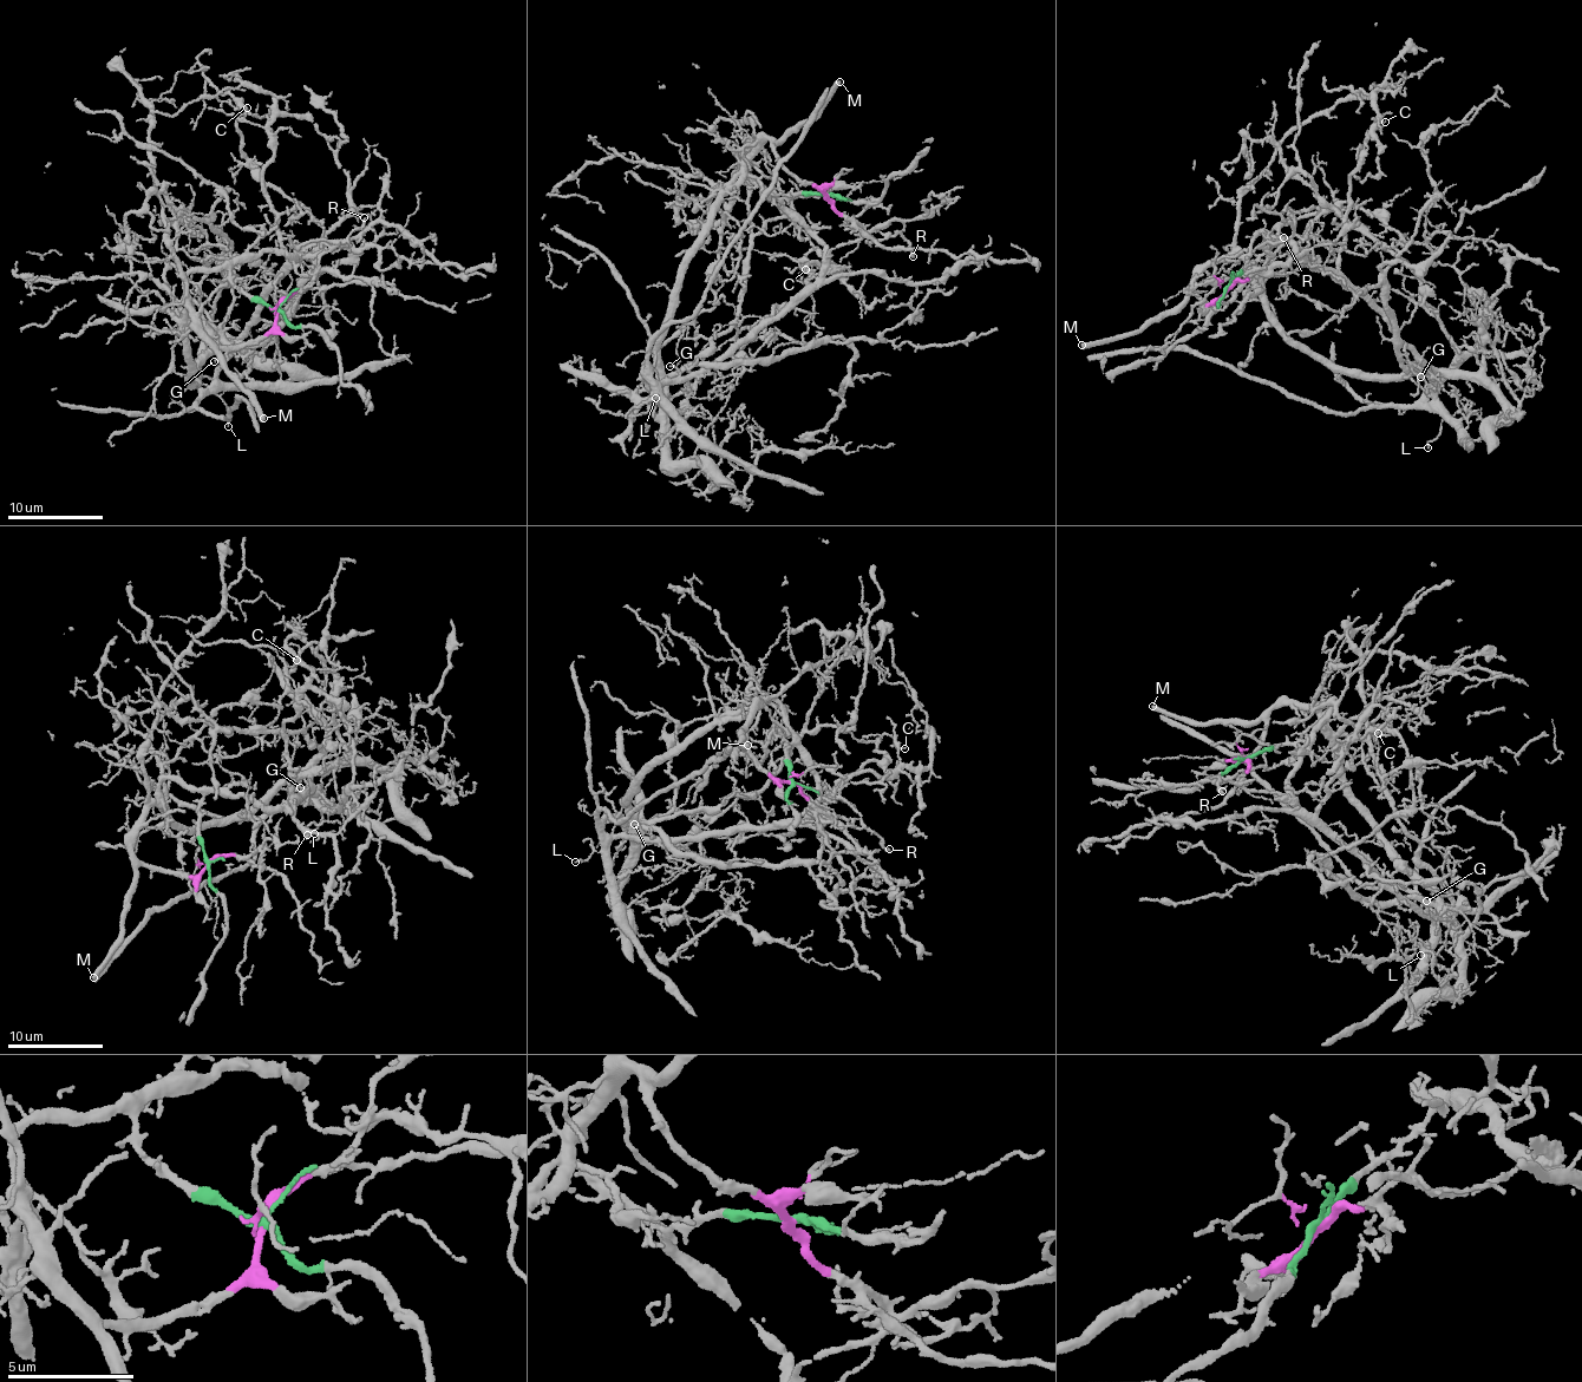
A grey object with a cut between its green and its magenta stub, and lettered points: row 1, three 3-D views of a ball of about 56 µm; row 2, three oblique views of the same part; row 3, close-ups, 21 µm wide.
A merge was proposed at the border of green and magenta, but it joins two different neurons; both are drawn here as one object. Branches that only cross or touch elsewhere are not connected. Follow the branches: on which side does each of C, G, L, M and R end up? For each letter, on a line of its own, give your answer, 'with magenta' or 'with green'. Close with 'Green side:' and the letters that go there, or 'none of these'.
C: with green
G: with green
L: with green
M: with magenta
R: with magenta
Green side: C, G, L

